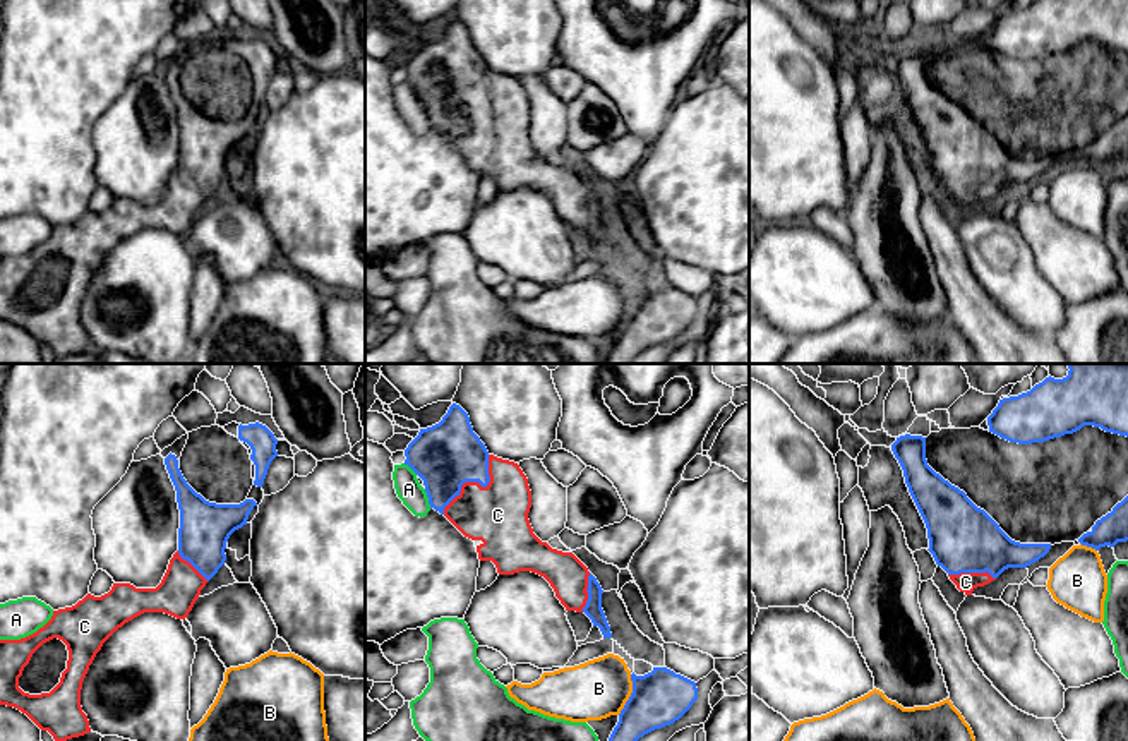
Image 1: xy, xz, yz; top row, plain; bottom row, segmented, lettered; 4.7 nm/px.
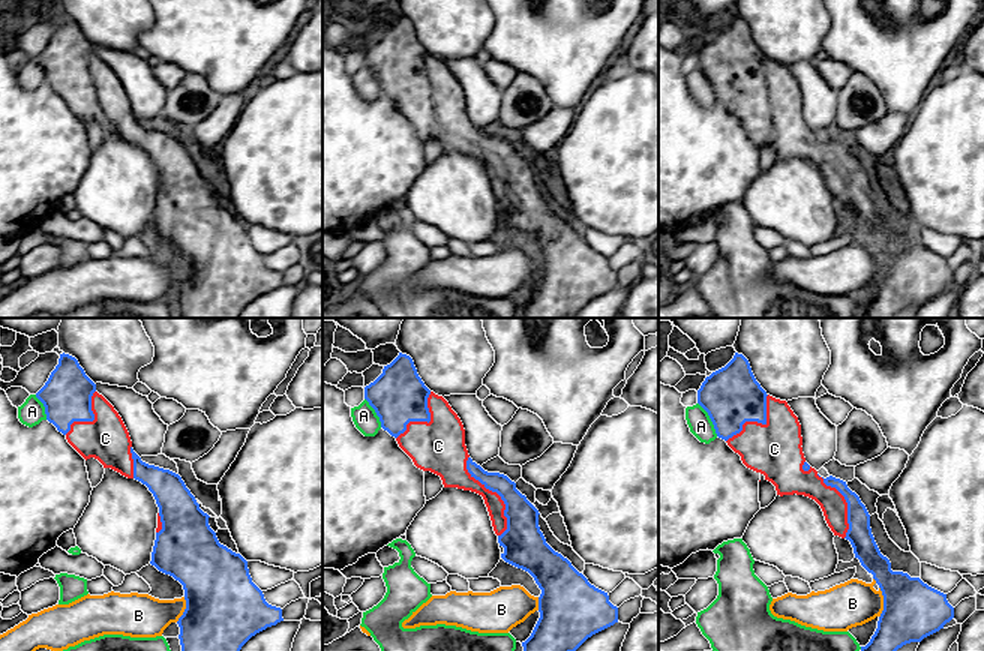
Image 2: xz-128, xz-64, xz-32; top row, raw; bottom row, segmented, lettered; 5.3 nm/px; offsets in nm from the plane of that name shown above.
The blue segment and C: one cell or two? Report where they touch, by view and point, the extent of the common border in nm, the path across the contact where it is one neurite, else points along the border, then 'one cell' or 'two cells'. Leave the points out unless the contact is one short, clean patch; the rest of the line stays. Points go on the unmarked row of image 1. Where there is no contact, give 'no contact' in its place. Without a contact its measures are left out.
meets blue in xz at (475, 96); contact 360 nm long; one cell

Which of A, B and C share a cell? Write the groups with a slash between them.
A / B / C

